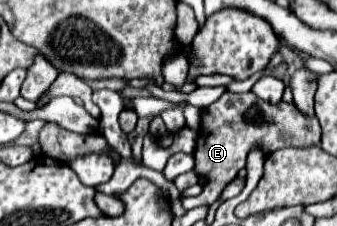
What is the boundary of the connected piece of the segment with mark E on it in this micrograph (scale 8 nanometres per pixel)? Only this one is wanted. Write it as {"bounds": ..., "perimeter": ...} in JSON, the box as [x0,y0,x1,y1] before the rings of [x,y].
{"bounds":[182,92,320,210],"perimeter":[[[224,92],[214,104],[202,110],[202,126],[198,130],[198,142],[196,142],[196,172],[208,174],[208,186],[204,186],[200,196],[182,196],[184,210],[190,210],[194,206],[202,204],[214,204],[226,184],[230,184],[238,170],[246,166],[246,156],[254,148],[254,144],[260,144],[264,154],[284,148],[284,146],[312,146],[320,142],[318,122],[316,118],[302,116],[300,110],[294,104],[278,102],[268,104],[260,98],[256,98],[252,92],[246,94],[234,94]]]}

